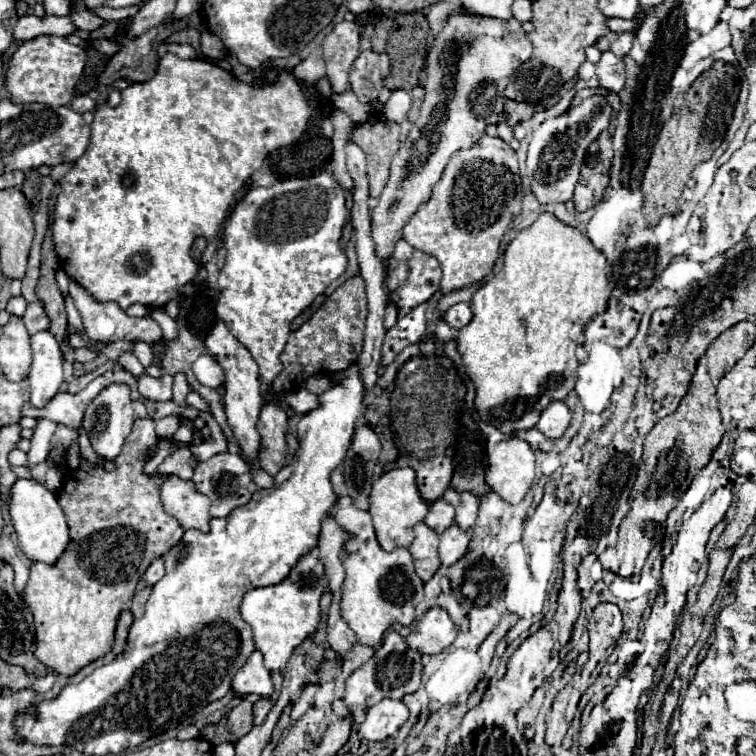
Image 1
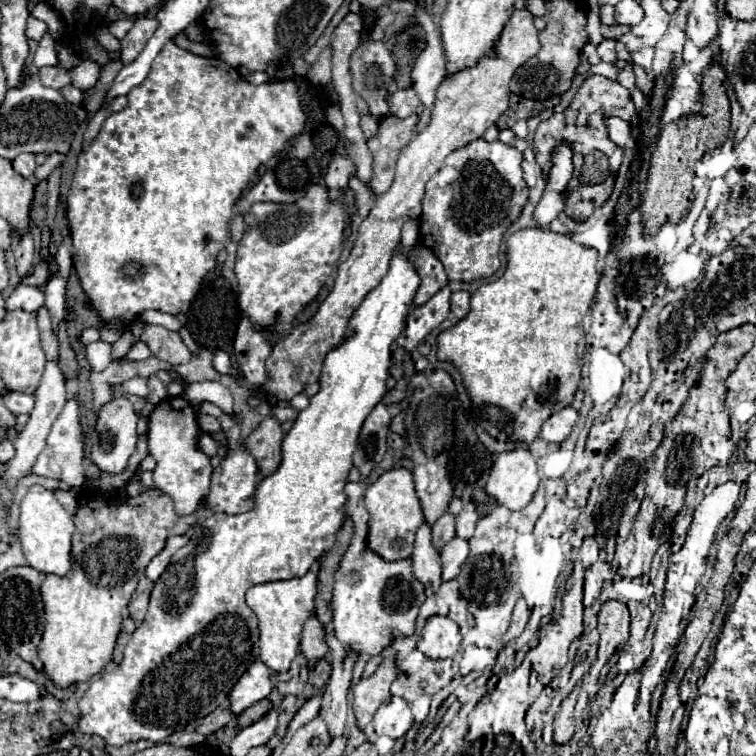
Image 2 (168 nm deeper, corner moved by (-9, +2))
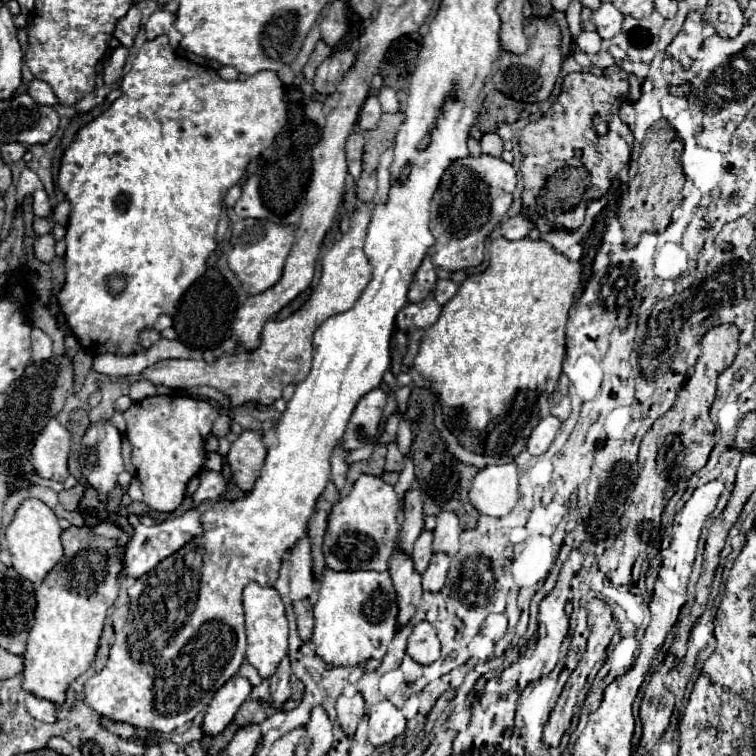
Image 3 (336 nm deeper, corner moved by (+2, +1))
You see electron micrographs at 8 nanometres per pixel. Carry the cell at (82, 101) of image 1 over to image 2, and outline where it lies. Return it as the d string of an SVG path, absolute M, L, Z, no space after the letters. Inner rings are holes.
M65 86L63 90L61 90L61 94L63 94L63 98L67 100L67 102L71 102L71 104L83 104L83 96L85 96L85 92L83 90L79 90L79 88L75 88L75 86Z

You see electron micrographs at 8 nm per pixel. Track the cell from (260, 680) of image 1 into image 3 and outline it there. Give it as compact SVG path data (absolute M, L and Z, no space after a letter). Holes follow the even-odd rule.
M236 675L232 677L220 691L216 691L212 703L208 705L208 711L202 721L202 731L204 735L216 737L224 731L224 727L234 719L238 707L248 699L252 685L248 679Z

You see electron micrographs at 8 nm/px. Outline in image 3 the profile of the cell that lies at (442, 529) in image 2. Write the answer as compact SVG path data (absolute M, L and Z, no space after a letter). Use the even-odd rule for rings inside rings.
M422 531L422 535L416 539L414 543L414 551L412 551L412 561L418 573L424 573L428 569L432 557L432 533L430 531Z

